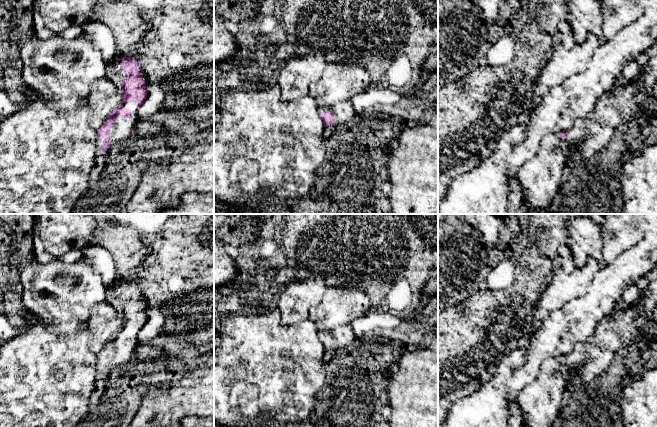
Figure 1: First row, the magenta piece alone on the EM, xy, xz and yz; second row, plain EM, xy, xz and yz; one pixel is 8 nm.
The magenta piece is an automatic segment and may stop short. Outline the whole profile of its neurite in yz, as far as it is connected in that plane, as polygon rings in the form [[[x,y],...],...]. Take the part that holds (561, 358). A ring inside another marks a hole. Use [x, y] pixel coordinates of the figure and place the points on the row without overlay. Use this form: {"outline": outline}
{"outline": [[[565,354],[549,358],[542,364],[534,381],[517,394],[515,404],[520,408],[522,425],[526,427],[552,427],[562,401],[564,382],[567,378],[562,372],[566,369]]]}

